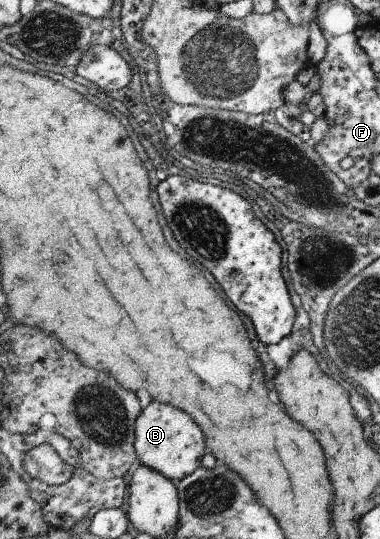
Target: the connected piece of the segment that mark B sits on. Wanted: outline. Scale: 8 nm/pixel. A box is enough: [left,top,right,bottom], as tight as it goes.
[134,402,204,482]

